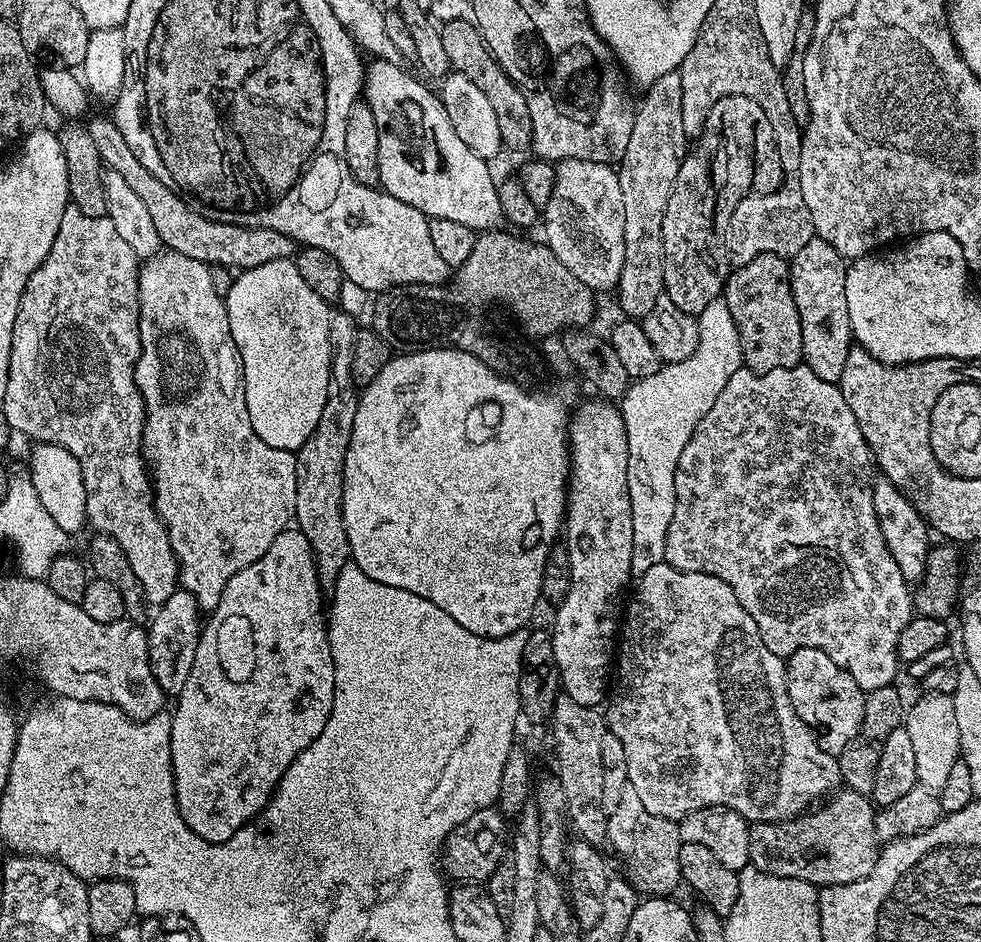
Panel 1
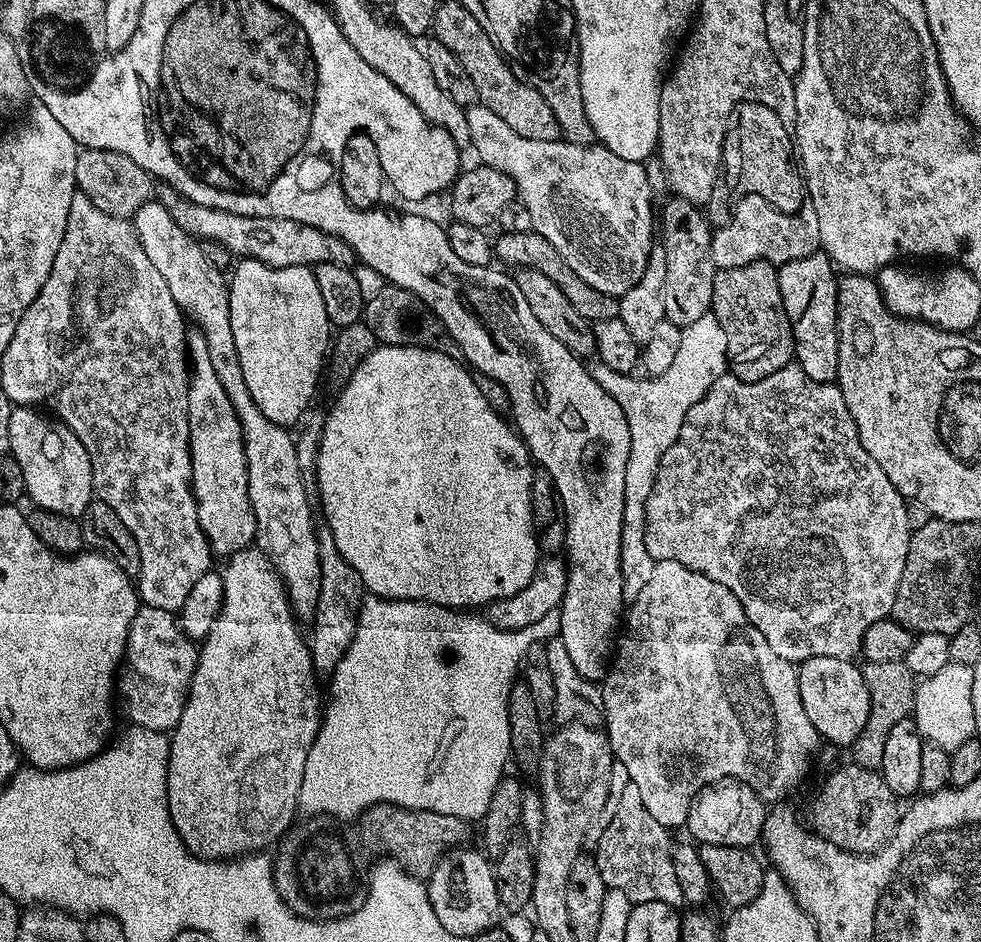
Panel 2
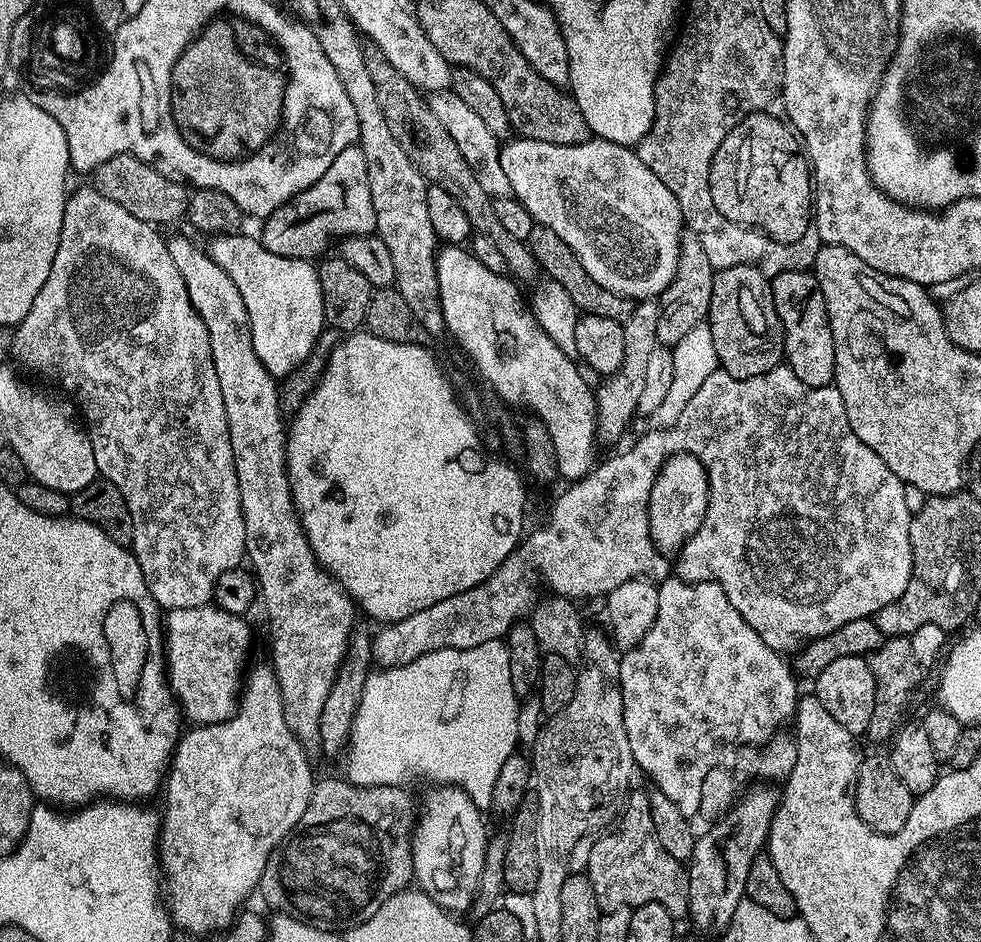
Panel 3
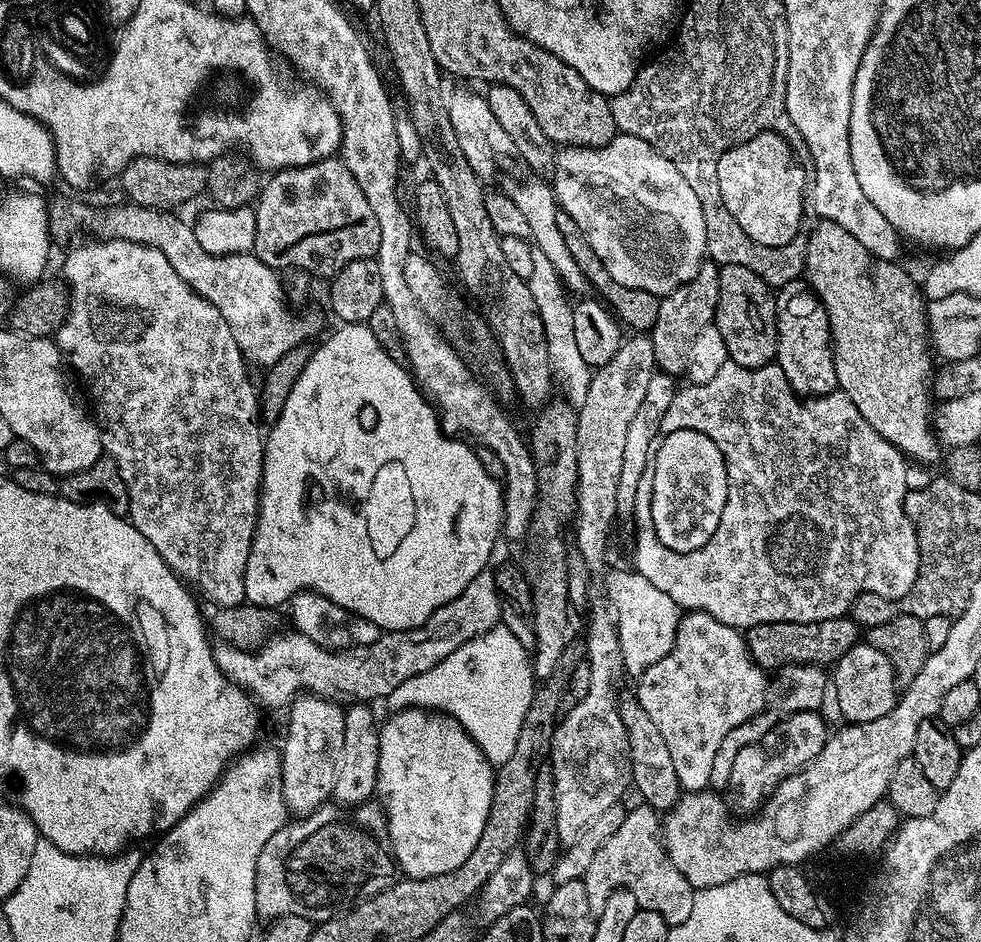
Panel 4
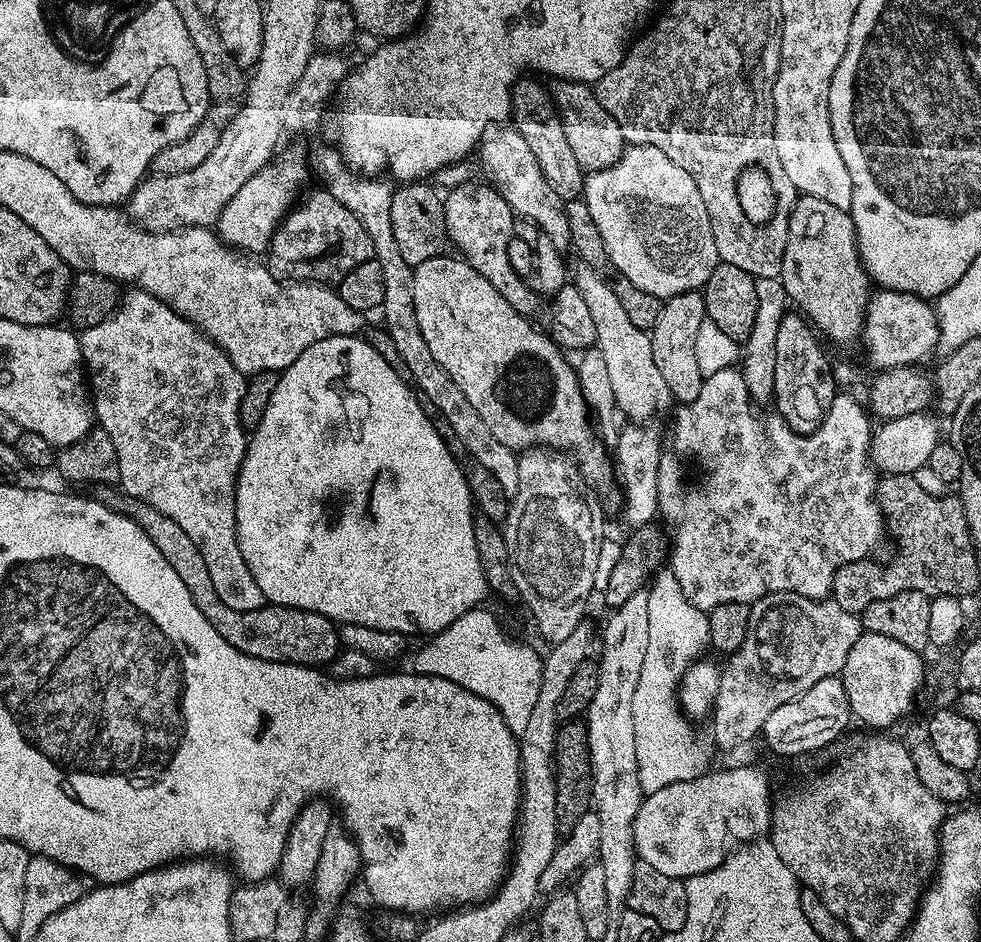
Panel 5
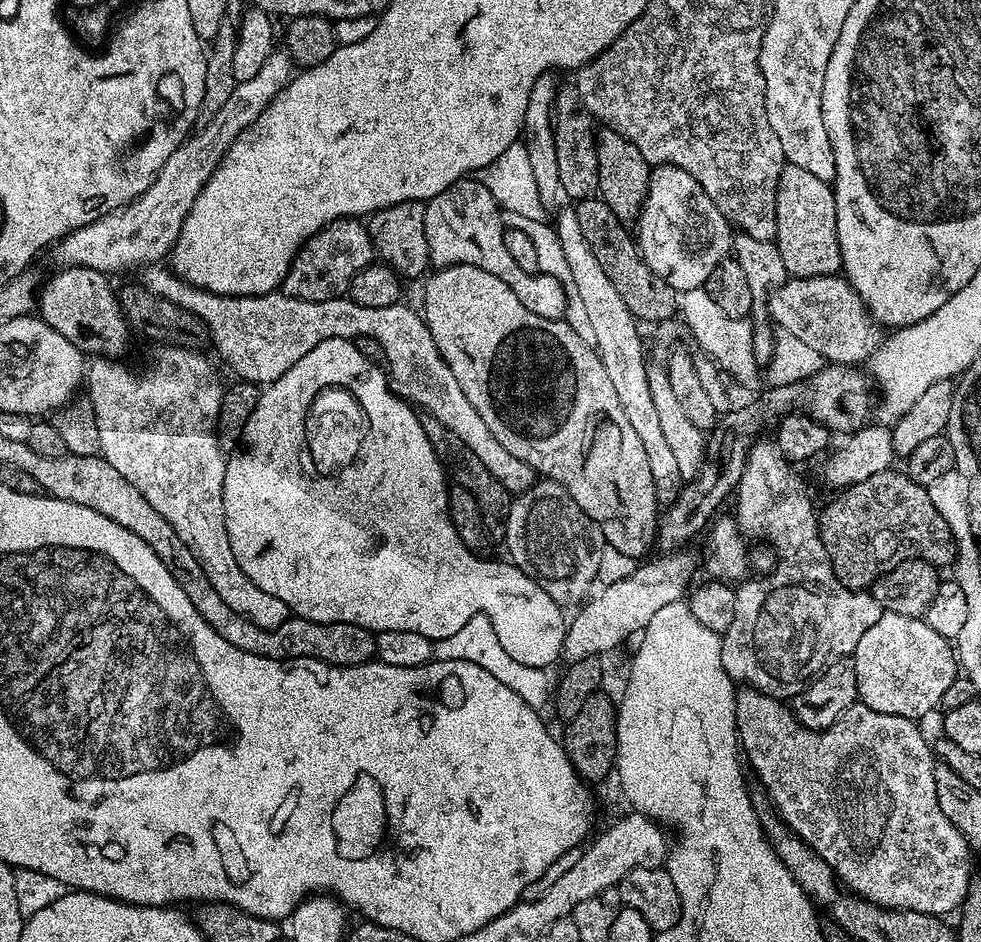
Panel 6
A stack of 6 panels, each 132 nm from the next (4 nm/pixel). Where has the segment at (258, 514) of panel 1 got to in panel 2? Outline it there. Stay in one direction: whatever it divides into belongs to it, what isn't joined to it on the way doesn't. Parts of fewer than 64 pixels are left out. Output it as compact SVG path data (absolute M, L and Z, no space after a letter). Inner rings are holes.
M198 330L187 333L190 357L188 381L188 441L192 459L192 493L196 499L198 522L217 557L227 558L249 547L256 538L256 523L248 497L248 471L244 435L222 382L214 374L206 338Z

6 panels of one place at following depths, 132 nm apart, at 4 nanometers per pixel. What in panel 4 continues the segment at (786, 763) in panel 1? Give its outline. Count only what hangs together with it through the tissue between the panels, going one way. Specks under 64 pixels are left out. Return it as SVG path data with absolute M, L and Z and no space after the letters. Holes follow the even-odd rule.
M708 612L681 615L670 654L645 667L634 691L670 750L684 792L702 792L709 787L714 754L718 754L722 738L734 726L742 726L742 722L764 711L769 703L768 680L764 676L765 669L748 652L747 639Z

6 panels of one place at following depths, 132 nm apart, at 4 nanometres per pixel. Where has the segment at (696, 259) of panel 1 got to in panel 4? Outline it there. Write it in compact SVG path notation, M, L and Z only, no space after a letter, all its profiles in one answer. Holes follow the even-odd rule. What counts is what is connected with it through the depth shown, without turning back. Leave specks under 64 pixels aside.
M711 262L700 265L698 274L682 286L661 299L658 306L658 318L650 333L654 346L654 362L657 369L667 376L683 377L688 370L688 359L694 340L702 330L711 325L716 318L718 306L718 278L720 268Z

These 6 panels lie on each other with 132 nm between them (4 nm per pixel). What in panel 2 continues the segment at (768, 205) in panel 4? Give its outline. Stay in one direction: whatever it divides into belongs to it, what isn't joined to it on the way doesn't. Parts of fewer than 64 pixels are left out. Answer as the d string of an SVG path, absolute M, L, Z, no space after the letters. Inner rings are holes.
M754 103L738 105L728 120L728 132L725 134L724 143L728 146L741 144L748 151L748 160L740 164L740 186L746 190L745 193L763 197L782 213L795 215L803 209L801 206L806 202L806 186L803 175L794 161L794 140L790 135L789 125L784 124L782 118L778 118L778 114L774 114L767 106Z

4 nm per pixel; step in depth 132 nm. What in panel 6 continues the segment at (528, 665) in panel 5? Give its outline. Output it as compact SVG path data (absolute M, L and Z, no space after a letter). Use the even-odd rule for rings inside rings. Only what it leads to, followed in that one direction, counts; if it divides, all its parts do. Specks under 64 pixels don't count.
M481 614L470 618L470 622L466 622L466 626L461 626L455 634L450 634L450 638L435 641L432 645L432 655L437 660L474 662L474 666L482 666L482 670L494 674L498 682L510 686L510 690L514 690L514 694L518 694L518 698L522 698L524 704L529 704L537 710L543 709L543 704L547 700L549 703L550 700L550 680L548 684L547 676L549 673L543 668L522 666L522 662L518 662L509 649L508 652L504 649L503 643L505 644L505 641L501 633L497 632L490 618Z

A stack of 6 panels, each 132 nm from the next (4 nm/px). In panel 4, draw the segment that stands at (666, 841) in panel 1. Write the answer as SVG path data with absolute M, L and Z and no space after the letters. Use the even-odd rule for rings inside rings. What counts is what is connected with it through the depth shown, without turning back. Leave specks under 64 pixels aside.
M636 808L627 813L625 822L619 827L606 842L602 843L598 852L591 859L583 876L586 886L586 895L590 902L593 916L598 917L602 910L606 910L606 901L610 894L619 888L628 888L632 880L640 884L634 898L640 903L641 908L654 910L662 914L662 918L671 926L686 922L690 914L690 906L694 906L694 889L692 883L670 862L667 850L661 840L662 820L655 811ZM632 864L640 864L640 868L632 868Z

